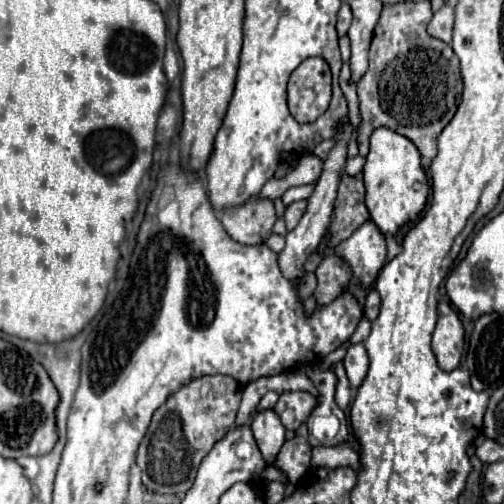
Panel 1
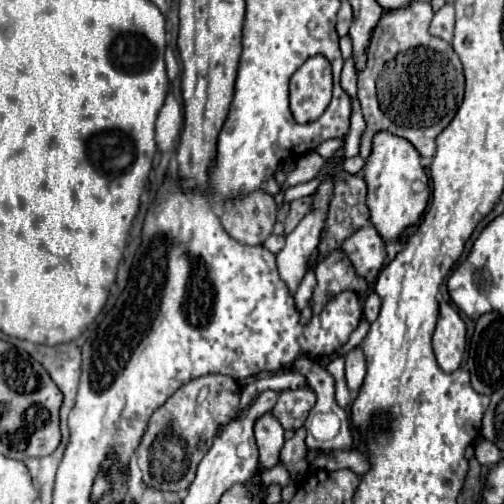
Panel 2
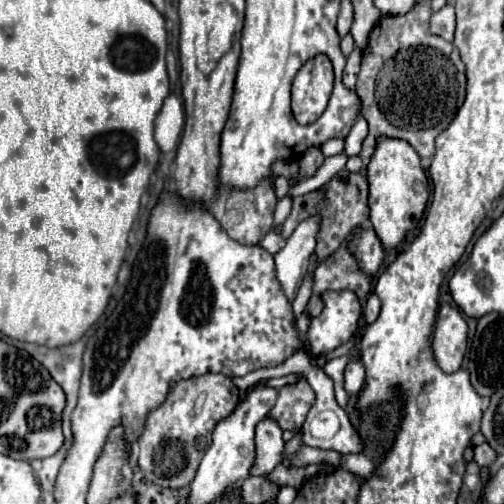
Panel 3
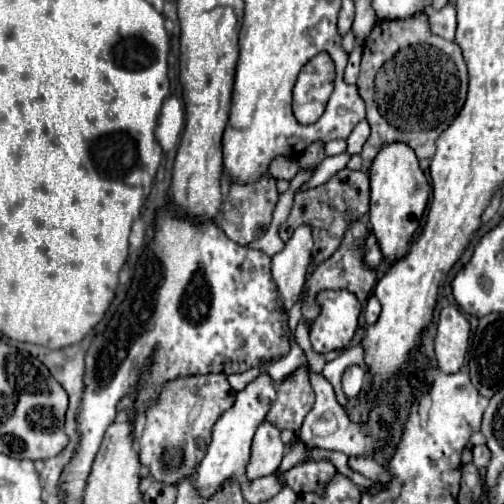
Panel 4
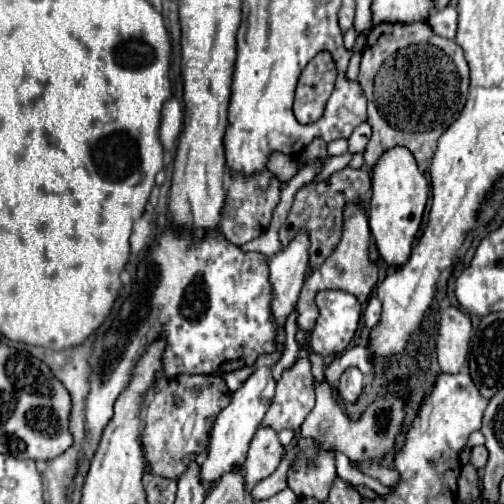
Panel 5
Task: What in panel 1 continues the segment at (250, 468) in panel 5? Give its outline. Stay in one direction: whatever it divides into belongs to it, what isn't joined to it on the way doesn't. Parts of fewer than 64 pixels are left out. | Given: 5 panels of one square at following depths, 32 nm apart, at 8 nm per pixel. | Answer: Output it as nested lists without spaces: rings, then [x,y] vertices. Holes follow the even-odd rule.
[[[268,408],[268,410],[254,412],[250,426],[252,426],[256,444],[258,444],[260,452],[262,452],[262,456],[264,456],[264,460],[268,464],[272,464],[274,458],[276,458],[276,454],[280,452],[284,440],[286,440],[284,438],[286,436],[284,424],[276,416],[276,412],[272,408]]]

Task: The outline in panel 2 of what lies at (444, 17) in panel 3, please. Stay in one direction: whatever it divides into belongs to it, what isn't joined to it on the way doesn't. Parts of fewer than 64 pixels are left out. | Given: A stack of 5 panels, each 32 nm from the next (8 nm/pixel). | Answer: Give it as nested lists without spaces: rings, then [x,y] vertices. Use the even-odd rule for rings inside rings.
[[[452,4],[442,6],[434,14],[434,18],[430,22],[430,32],[432,32],[432,36],[438,36],[446,42],[452,42],[452,32],[454,32],[454,6]]]

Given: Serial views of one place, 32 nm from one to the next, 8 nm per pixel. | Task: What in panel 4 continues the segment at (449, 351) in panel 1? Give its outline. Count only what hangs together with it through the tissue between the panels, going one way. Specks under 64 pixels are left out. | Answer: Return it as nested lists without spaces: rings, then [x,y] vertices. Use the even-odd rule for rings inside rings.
[[[452,304],[444,306],[440,310],[438,332],[434,338],[436,362],[442,372],[452,374],[460,370],[468,350],[468,338],[470,338],[470,324],[464,318],[464,314],[458,310],[458,306]]]

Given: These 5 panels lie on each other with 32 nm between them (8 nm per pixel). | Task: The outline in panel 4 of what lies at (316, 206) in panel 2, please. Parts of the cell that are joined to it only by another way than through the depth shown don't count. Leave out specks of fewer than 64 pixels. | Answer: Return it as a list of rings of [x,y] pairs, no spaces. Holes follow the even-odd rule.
[[[302,224],[294,230],[284,250],[272,258],[272,278],[278,284],[284,308],[292,308],[292,304],[298,300],[298,294],[306,282],[312,246],[312,226]]]

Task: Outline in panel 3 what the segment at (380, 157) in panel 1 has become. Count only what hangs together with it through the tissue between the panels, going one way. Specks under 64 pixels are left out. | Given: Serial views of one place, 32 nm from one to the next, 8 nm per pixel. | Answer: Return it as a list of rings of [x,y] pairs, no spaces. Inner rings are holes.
[[[380,136],[376,140],[374,156],[366,166],[368,178],[368,206],[370,206],[370,222],[382,240],[384,248],[396,248],[404,242],[406,232],[414,230],[424,214],[428,202],[428,178],[420,166],[420,156],[406,140],[396,140],[390,136]]]

